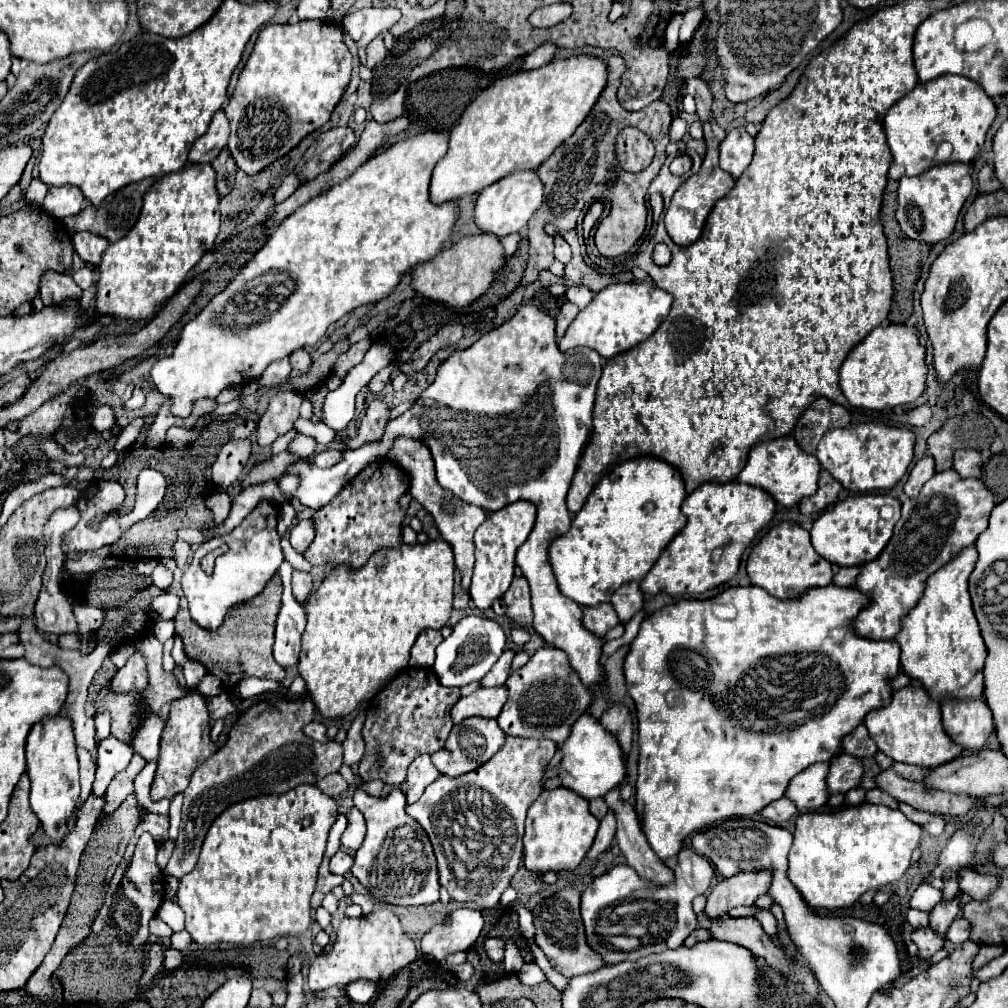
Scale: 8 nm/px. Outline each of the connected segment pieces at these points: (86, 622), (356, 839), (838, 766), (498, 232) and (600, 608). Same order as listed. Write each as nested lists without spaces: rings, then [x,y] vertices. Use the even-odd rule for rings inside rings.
[[[76,605],[74,607],[76,621],[80,625],[80,631],[96,631],[104,623],[104,611],[96,609],[92,605]]]
[[[352,807],[350,813],[348,813],[348,827],[346,827],[346,831],[344,831],[340,843],[342,843],[344,849],[350,849],[350,851],[354,853],[354,851],[362,845],[364,835],[366,835],[364,815],[362,815],[356,807]]]
[[[840,753],[836,759],[830,763],[830,773],[828,773],[828,789],[830,793],[846,793],[850,789],[856,789],[862,781],[864,775],[864,765],[858,757]]]
[[[516,171],[490,187],[486,187],[474,207],[474,223],[482,233],[494,233],[496,237],[506,237],[510,233],[518,233],[530,217],[536,213],[536,209],[542,205],[542,183],[536,175],[536,171]]]
[[[602,603],[596,607],[584,607],[582,611],[584,611],[584,617],[582,617],[584,627],[588,631],[592,631],[594,635],[598,635],[600,639],[604,639],[606,633],[620,623],[618,615],[610,603]]]

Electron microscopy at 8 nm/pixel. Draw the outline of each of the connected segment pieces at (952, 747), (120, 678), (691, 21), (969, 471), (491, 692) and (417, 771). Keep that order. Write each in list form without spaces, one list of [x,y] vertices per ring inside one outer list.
[[[908,685],[904,689],[894,691],[892,703],[870,711],[864,719],[864,725],[868,727],[870,737],[874,739],[878,749],[900,763],[934,769],[944,763],[950,763],[952,759],[958,759],[964,753],[964,747],[954,743],[946,735],[942,727],[940,705],[934,699],[928,699],[928,691],[924,691],[924,687],[920,685]]]
[[[136,651],[122,669],[112,679],[112,689],[120,693],[130,693],[130,691],[142,691],[148,685],[148,673],[146,673],[146,659]]]
[[[700,7],[688,9],[684,13],[684,21],[682,21],[682,27],[680,27],[680,41],[688,43],[694,37],[696,29],[700,27],[700,23],[702,23],[702,9]]]
[[[960,449],[960,451],[956,451],[956,455],[954,455],[954,469],[964,479],[980,477],[980,469],[982,469],[980,453],[974,451],[974,449]]]
[[[490,687],[490,689],[476,689],[472,695],[462,697],[450,711],[454,723],[460,723],[468,717],[482,717],[482,719],[496,719],[506,701],[506,687]]]
[[[420,755],[412,761],[412,765],[408,767],[408,777],[406,777],[406,797],[408,803],[416,803],[424,789],[434,783],[440,777],[438,769],[434,767],[434,763],[430,761],[430,755]]]

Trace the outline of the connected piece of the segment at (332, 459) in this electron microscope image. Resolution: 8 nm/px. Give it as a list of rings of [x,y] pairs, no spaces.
[[[324,449],[324,451],[318,451],[314,457],[312,457],[312,463],[318,465],[318,467],[332,467],[340,461],[340,451],[336,449]]]

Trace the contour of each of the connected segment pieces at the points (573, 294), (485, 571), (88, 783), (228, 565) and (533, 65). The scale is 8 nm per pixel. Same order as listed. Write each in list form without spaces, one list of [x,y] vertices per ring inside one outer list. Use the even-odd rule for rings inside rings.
[[[570,287],[570,289],[566,291],[566,297],[568,297],[568,301],[572,301],[572,303],[576,303],[580,309],[584,309],[584,307],[594,299],[594,293],[592,293],[590,289],[586,289],[586,287]]]
[[[516,501],[512,505],[506,505],[504,509],[490,513],[486,521],[476,529],[474,533],[474,545],[476,545],[476,567],[472,575],[472,585],[468,589],[470,599],[478,609],[490,609],[496,599],[500,599],[512,579],[514,579],[514,555],[516,549],[526,541],[534,527],[536,519],[536,507],[530,501]]]
[[[78,747],[78,761],[80,761],[80,803],[76,807],[76,817],[78,817],[78,811],[82,807],[82,803],[88,799],[90,791],[92,791],[92,781],[94,781],[94,763],[92,763],[92,757],[86,749]]]
[[[262,501],[238,527],[234,527],[234,531],[230,531],[228,535],[212,537],[210,541],[202,543],[194,551],[192,563],[184,569],[184,575],[182,575],[182,591],[184,591],[184,597],[188,599],[192,619],[202,629],[208,629],[208,631],[218,629],[232,607],[260,595],[266,583],[272,579],[272,575],[276,575],[278,567],[284,561],[280,537],[276,533],[276,521],[278,521],[278,507]],[[222,543],[228,545],[228,551],[216,559],[212,577],[206,577],[206,573],[200,567],[200,559],[202,555],[220,547]]]
[[[544,43],[544,47],[538,47],[530,55],[526,55],[520,71],[532,71],[532,69],[538,69],[538,67],[550,63],[554,53],[556,53],[556,47],[552,47],[552,43]]]

